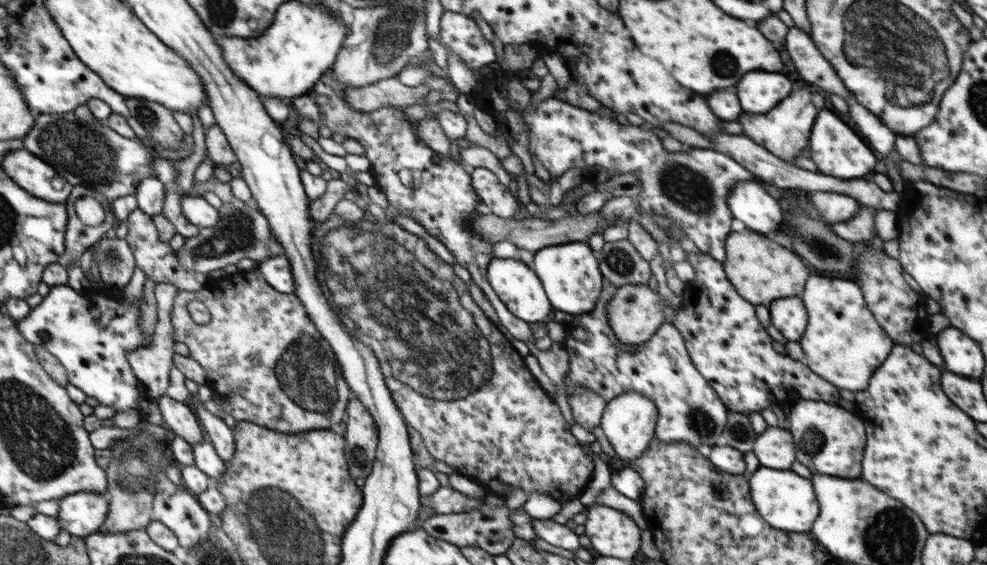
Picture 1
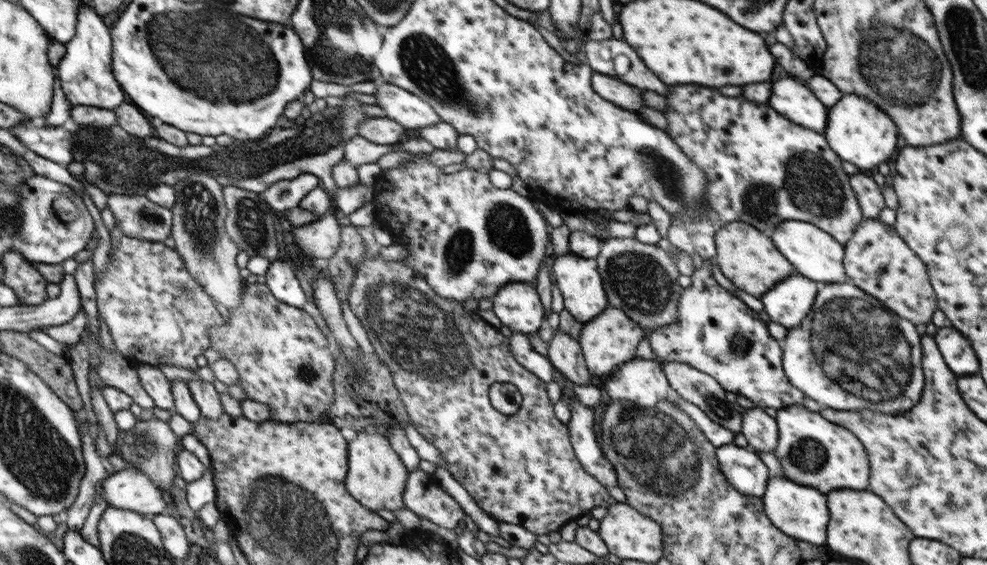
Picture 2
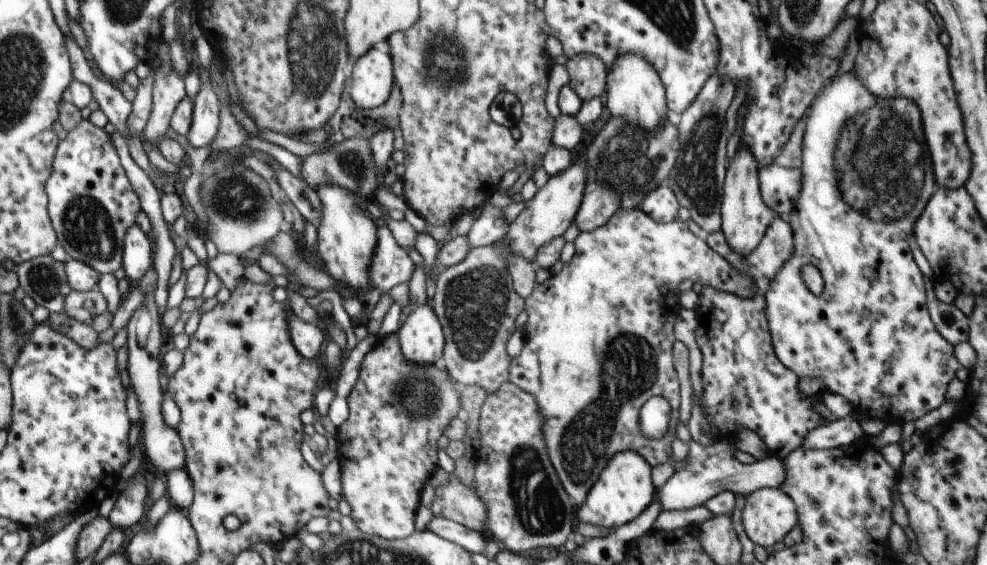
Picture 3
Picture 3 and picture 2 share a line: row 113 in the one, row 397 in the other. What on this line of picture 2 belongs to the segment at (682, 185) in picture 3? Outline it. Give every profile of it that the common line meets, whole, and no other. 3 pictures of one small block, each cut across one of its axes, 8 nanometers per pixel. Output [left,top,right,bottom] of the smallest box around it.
[663,362,743,435]

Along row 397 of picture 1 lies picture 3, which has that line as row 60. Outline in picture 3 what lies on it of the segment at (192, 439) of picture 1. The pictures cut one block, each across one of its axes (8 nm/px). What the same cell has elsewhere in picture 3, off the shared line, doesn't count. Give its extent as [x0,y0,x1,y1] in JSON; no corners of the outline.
[144,43,187,146]

